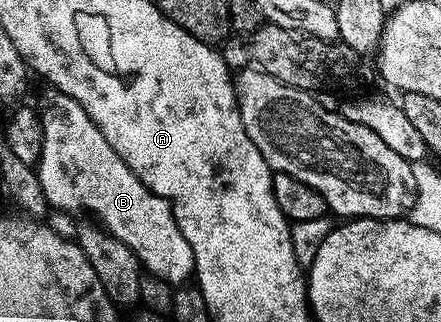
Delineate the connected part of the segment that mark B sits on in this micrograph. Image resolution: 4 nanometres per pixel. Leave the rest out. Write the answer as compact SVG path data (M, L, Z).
M47 89L47 94L42 98L40 105L40 117L42 120L42 151L36 163L36 173L40 182L40 188L46 197L47 207L58 210L74 210L79 206L90 214L99 218L101 229L112 235L137 256L143 271L149 272L155 278L162 278L171 286L178 288L191 281L194 274L194 257L192 248L188 248L188 240L180 232L180 228L174 219L174 213L169 202L154 193L141 182L120 160L120 156L104 140L104 132L96 128L96 124L80 108L76 100L72 100L67 94L61 94L59 90Z

